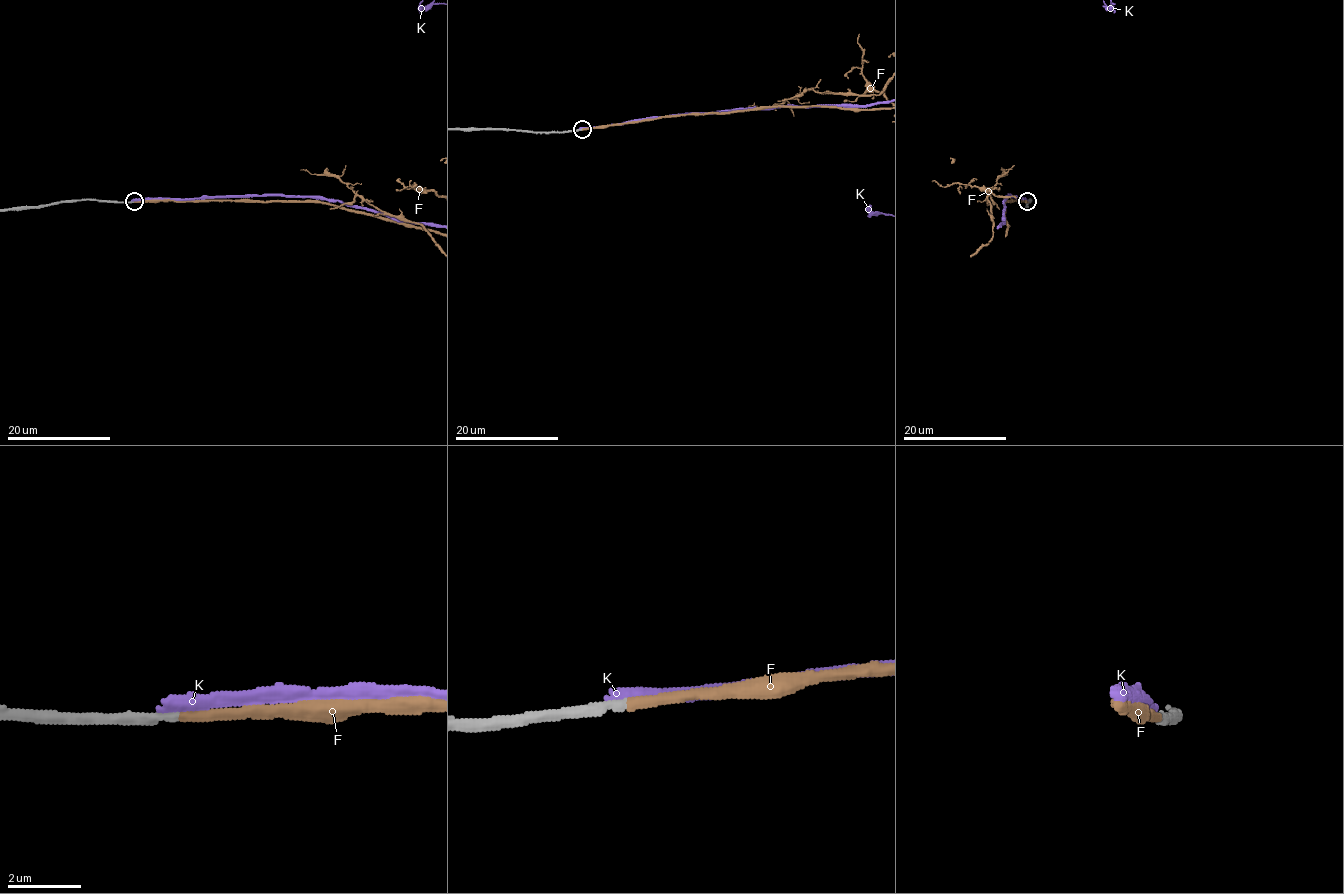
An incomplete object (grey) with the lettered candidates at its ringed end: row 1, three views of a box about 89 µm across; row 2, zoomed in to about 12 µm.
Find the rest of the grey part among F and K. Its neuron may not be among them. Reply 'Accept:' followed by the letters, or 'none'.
Accept: F

